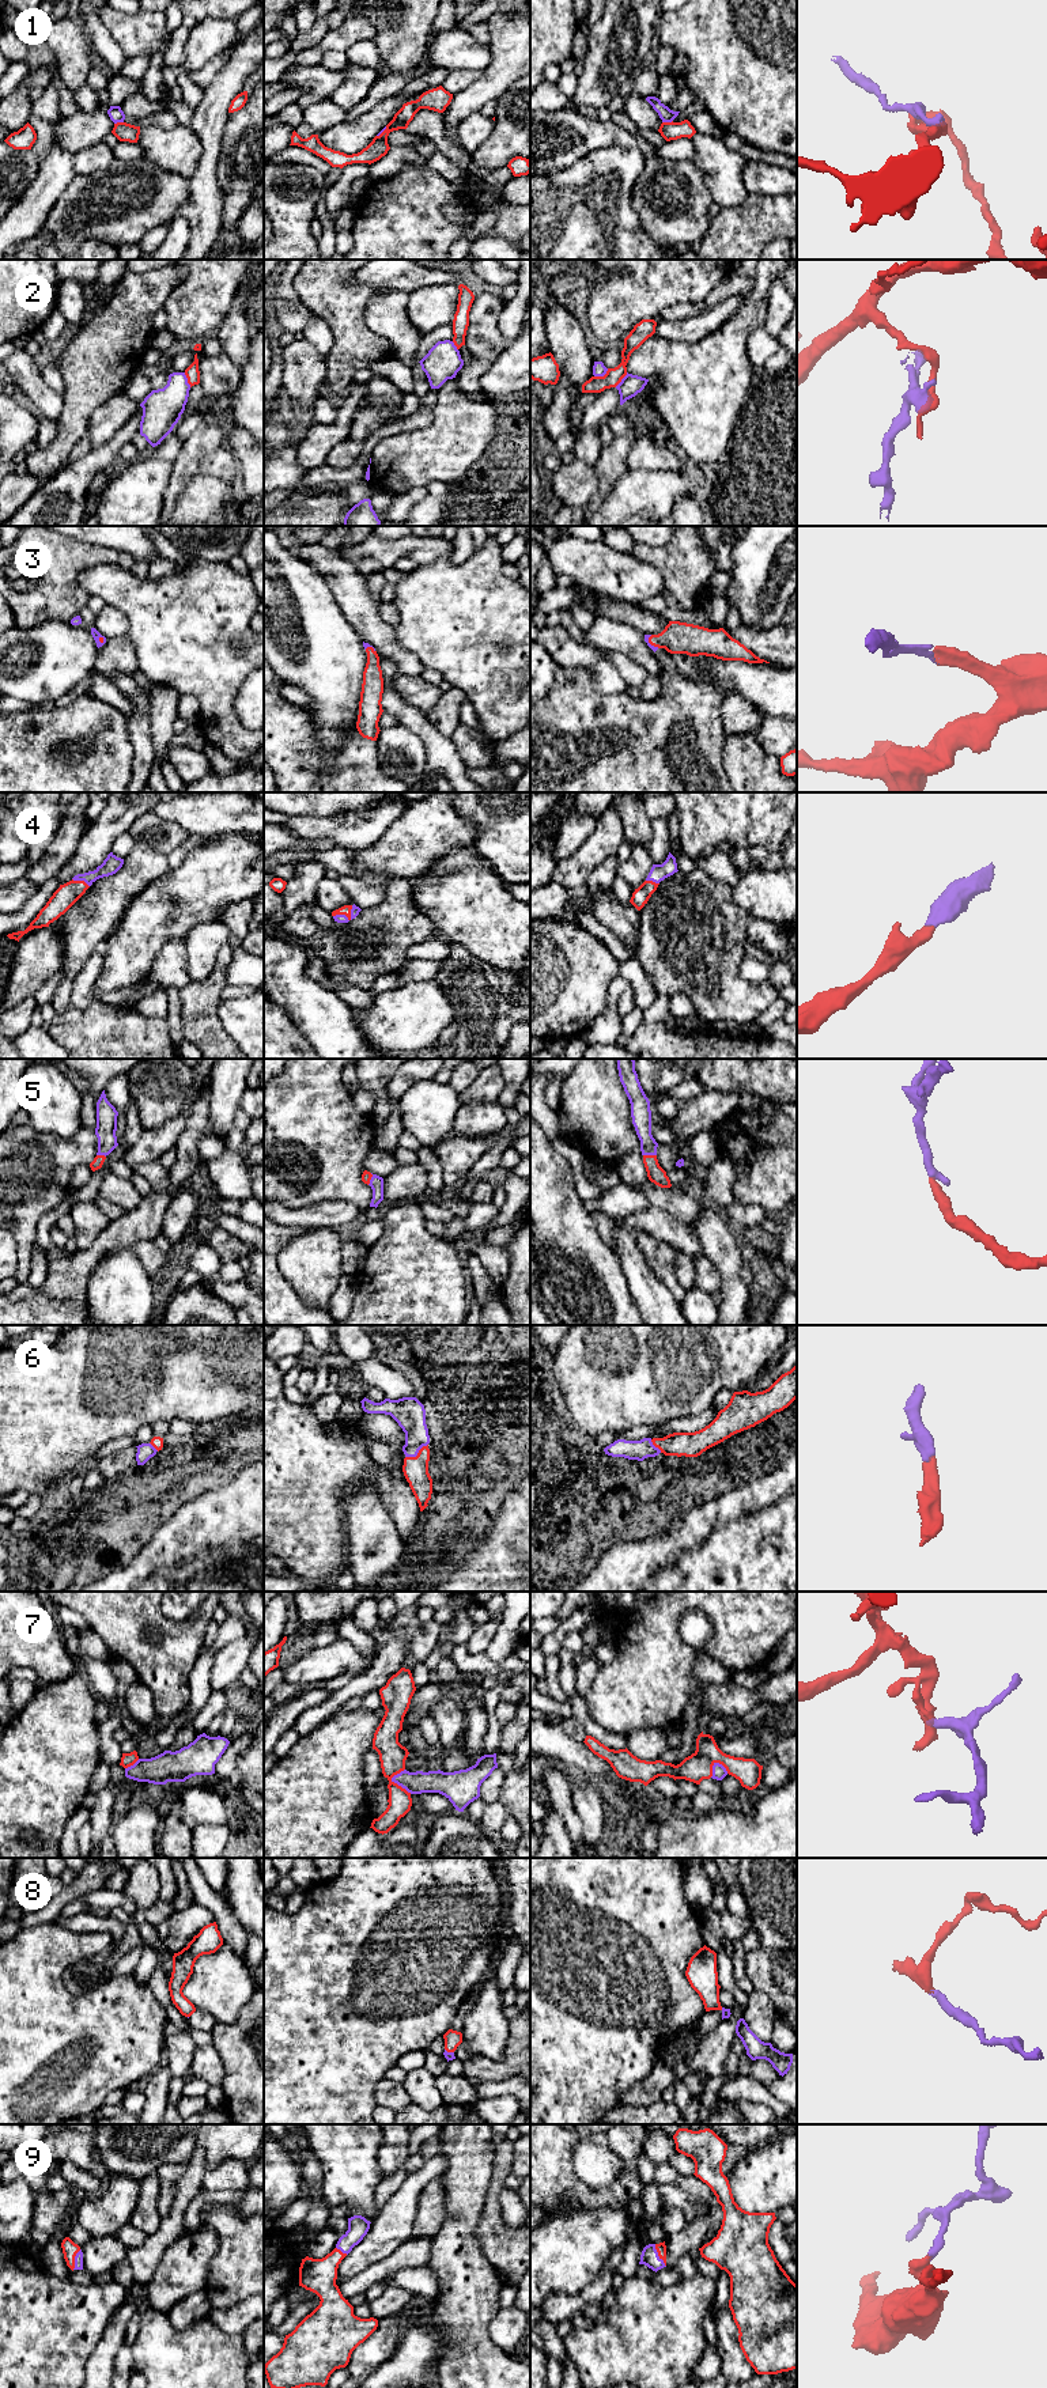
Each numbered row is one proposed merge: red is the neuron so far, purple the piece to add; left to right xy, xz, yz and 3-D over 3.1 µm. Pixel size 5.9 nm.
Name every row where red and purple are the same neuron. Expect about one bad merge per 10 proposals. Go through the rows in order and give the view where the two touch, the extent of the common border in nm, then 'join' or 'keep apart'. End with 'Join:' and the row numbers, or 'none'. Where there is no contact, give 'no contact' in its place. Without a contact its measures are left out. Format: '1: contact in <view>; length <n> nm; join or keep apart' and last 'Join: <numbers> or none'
1: contact in yz; length 70 nm; keep apart
2: contact in yz; length 100 nm; keep apart
3: contact in yz; length 90 nm; join
4: contact in xy; length 120 nm; join
5: contact in yz; length 80 nm; join
6: contact in xz; length 160 nm; join
7: contact in xz; length 160 nm; join
8: contact in xz; length 60 nm; join
9: contact in yz; length 150 nm; join
Join: 3, 4, 5, 6, 7, 8, 9

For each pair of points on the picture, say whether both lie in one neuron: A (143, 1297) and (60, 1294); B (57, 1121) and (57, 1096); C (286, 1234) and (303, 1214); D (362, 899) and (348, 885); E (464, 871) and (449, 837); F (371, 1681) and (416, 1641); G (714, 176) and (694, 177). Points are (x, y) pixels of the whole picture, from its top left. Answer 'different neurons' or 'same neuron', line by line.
A: different neurons
B: same neuron
C: different neurons
D: same neuron
E: different neurons
F: different neurons
G: different neurons

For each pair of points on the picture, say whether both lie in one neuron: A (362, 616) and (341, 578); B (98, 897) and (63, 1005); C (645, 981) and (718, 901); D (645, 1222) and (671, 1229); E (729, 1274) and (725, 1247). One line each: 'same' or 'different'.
A: same
B: same
C: different
D: same
E: same

